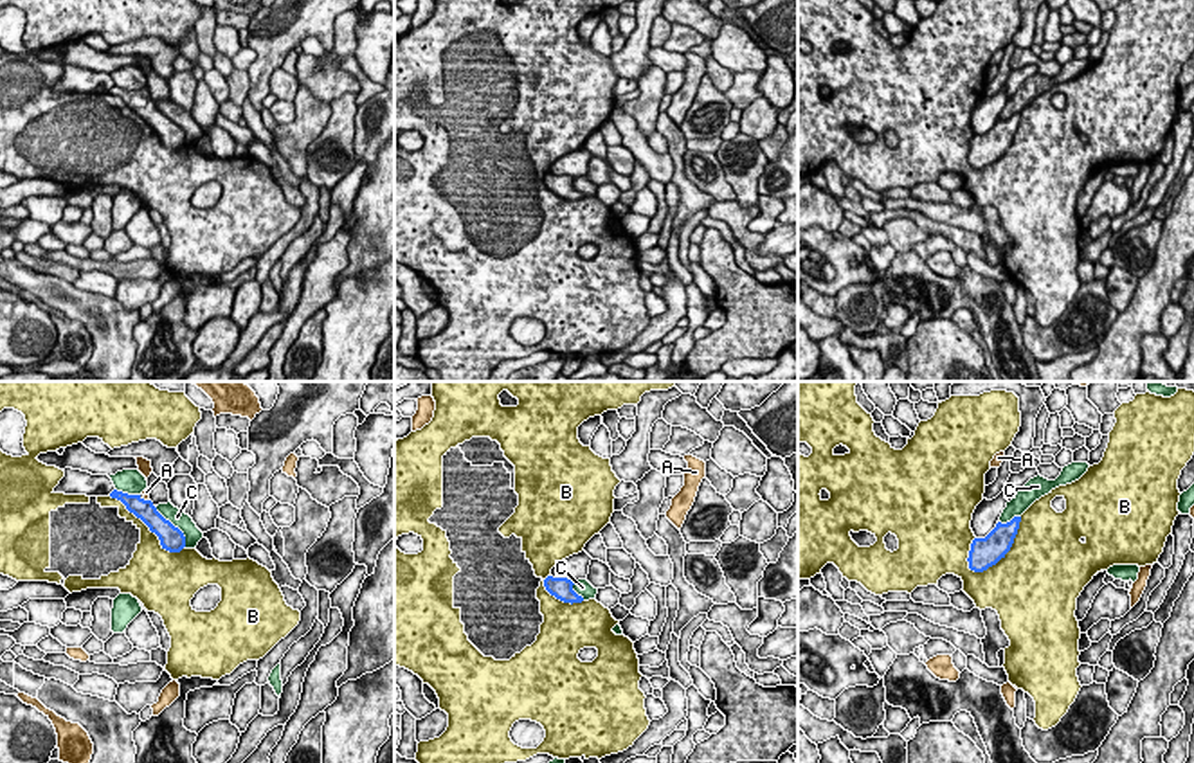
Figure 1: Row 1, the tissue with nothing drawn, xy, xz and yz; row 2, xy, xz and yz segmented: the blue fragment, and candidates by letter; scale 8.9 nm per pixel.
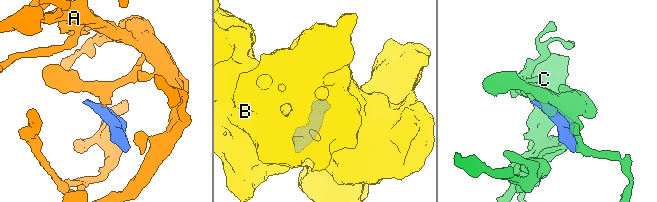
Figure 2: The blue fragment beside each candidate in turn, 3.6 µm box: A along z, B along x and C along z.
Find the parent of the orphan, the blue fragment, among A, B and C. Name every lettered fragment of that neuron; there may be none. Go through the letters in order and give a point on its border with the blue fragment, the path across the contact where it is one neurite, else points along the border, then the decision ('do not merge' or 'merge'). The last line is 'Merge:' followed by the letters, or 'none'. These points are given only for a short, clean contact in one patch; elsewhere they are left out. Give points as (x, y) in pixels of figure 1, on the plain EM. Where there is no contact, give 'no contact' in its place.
A: xy (146, 98) | across xy (144, 107), (146, 98), (146, 89) | merge
B: yz (1004, 152) | do not merge
C: xy (173, 123) | do not merge
Merge: A

